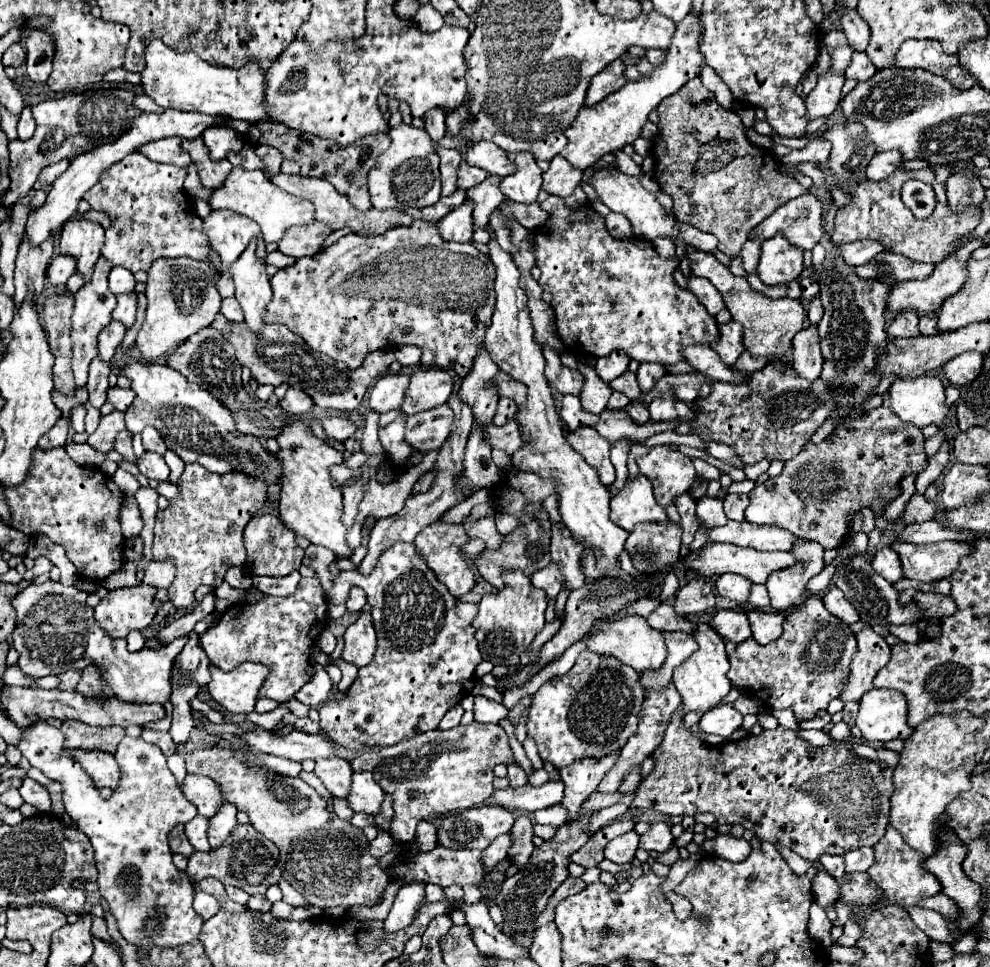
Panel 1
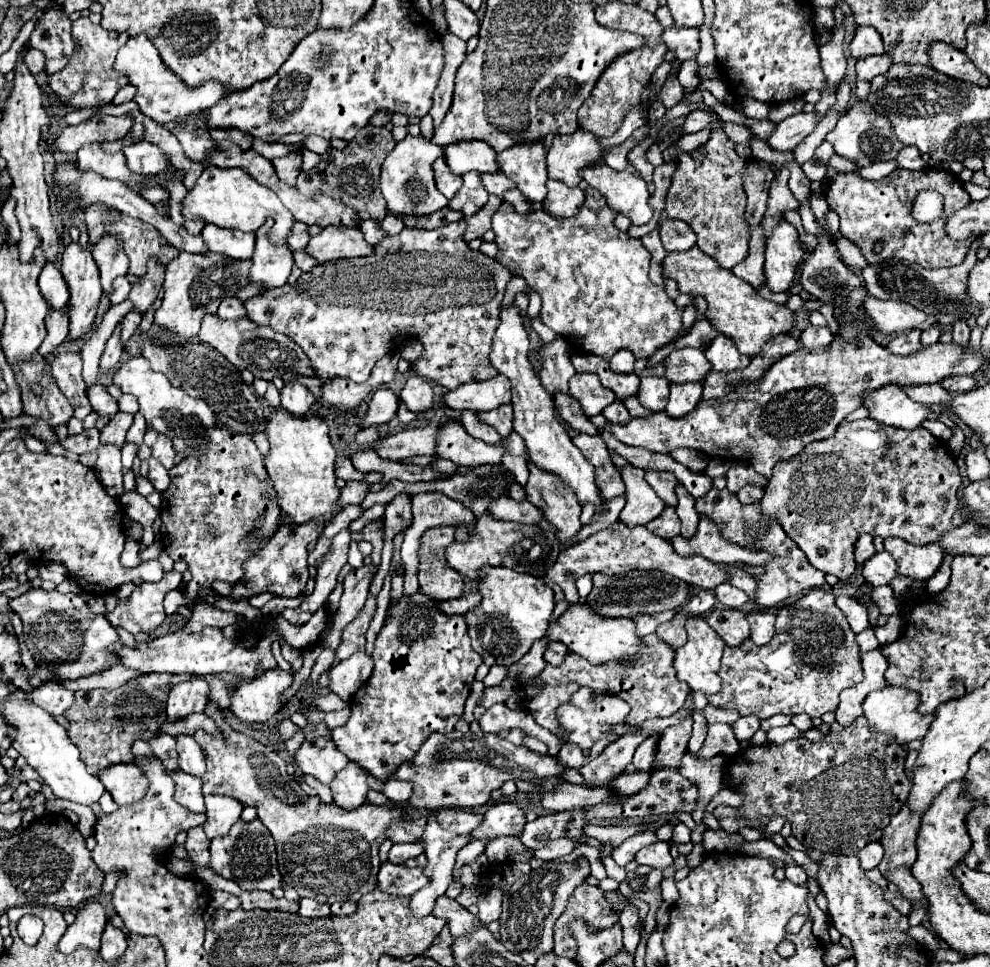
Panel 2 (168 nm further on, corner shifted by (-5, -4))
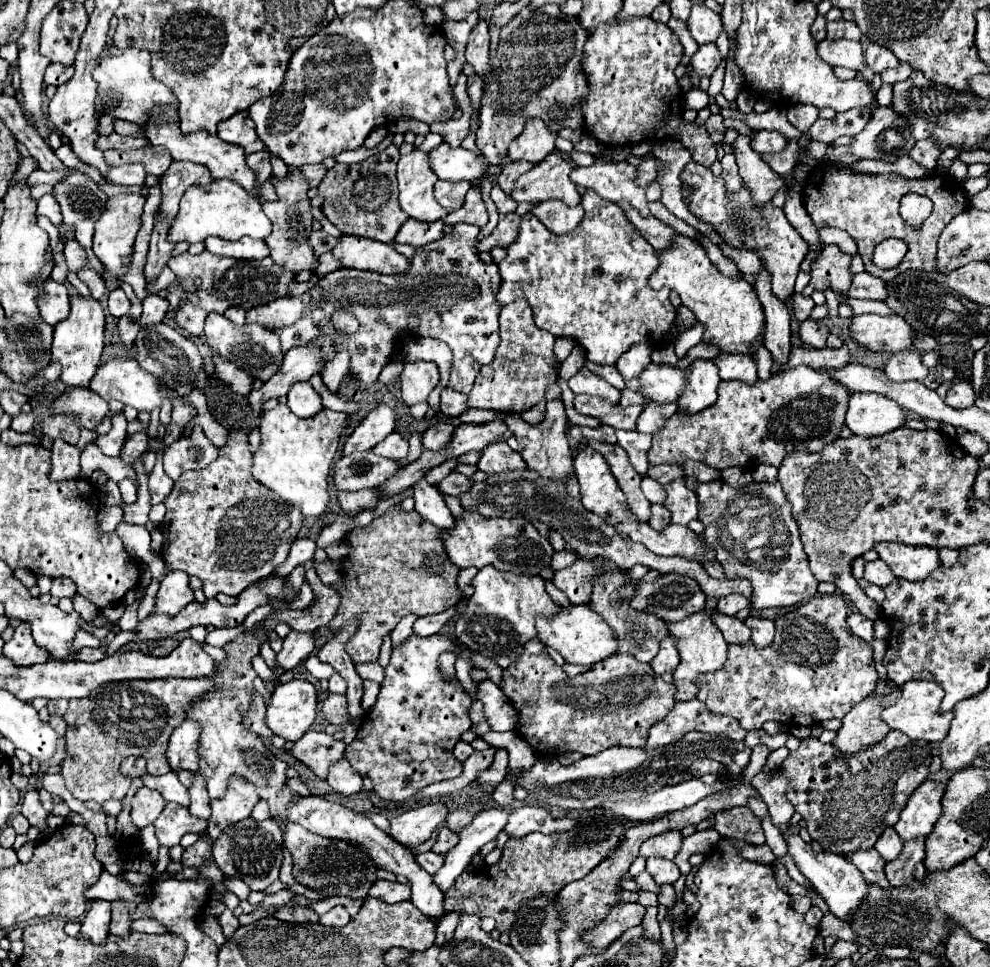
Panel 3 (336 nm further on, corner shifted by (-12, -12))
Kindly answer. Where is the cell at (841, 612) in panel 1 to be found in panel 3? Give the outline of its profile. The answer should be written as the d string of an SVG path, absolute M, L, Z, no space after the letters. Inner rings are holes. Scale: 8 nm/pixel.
M852 613L852 615L848 617L848 625L850 625L852 633L858 635L860 639L864 639L864 641L872 641L872 635L874 635L872 621L868 621L864 615L860 615L860 613Z

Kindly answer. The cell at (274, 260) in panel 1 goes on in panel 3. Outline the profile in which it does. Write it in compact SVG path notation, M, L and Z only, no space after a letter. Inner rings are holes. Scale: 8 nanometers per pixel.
M324 253L320 257L320 263L318 263L318 269L316 269L316 275L326 275L330 271L336 271L340 269L340 263L334 261L334 255L332 253Z

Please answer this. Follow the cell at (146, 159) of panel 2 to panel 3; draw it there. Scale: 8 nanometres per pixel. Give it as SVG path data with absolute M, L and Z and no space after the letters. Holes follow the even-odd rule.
M140 163L110 167L108 173L104 175L104 179L108 183L112 183L112 185L124 185L124 187L142 185L144 177L146 177L146 171L144 171L144 165L140 165Z

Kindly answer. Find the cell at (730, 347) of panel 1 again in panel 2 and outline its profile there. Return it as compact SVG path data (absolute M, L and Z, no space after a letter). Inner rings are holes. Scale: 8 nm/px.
M719 335L711 347L705 351L705 357L709 357L713 369L717 371L735 371L745 369L749 365L749 357L737 351L737 345L731 337Z

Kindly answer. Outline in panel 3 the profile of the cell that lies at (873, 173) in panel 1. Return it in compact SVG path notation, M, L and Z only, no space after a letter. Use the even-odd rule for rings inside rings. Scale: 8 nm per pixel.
M916 141L912 151L908 153L916 163L924 165L928 171L934 171L938 165L938 159L942 155L942 149L936 149L936 141Z

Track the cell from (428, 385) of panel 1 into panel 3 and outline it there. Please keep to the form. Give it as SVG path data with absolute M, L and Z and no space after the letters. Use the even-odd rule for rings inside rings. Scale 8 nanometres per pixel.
M404 361L400 373L402 399L406 405L416 405L428 399L430 391L438 385L438 367L436 363L426 361Z

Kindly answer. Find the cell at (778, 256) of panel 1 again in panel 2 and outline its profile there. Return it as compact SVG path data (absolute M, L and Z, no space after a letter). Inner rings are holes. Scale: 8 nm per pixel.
M781 221L766 241L765 277L766 285L773 293L786 292L795 279L797 265L807 253L801 247L797 229Z

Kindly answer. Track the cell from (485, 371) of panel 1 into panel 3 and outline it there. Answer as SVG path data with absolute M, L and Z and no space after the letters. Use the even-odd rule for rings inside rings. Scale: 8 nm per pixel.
M492 443L484 449L484 453L478 461L478 469L488 475L496 475L502 471L526 469L526 465L524 465L524 459L520 457L520 453L514 453L506 443Z

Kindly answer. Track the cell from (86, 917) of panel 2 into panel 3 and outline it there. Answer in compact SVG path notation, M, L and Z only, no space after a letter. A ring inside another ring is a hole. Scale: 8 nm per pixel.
M92 899L90 911L82 919L82 933L90 937L92 943L102 943L108 937L110 925L110 903Z

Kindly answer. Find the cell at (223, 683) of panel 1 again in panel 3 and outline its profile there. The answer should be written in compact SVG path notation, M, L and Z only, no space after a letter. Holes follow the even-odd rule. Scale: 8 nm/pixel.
M292 679L280 683L266 711L266 725L286 741L298 741L316 719L318 695L312 683Z

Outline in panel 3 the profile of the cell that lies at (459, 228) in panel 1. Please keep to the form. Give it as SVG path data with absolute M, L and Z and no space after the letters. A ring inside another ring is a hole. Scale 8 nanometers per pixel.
M508 213L508 215L500 215L500 221L496 225L496 229L492 231L490 237L484 237L478 243L478 251L490 251L492 247L508 247L514 243L514 239L518 237L520 231L520 217L516 213Z

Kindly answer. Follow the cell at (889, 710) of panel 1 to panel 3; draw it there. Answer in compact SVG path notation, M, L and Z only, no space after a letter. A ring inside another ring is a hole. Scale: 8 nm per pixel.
M908 681L902 687L900 699L884 709L882 719L890 725L890 729L898 729L906 733L910 739L924 739L924 741L942 741L948 735L950 721L952 721L952 711L950 713L940 713L940 701L944 697L944 689L936 685L934 681Z

